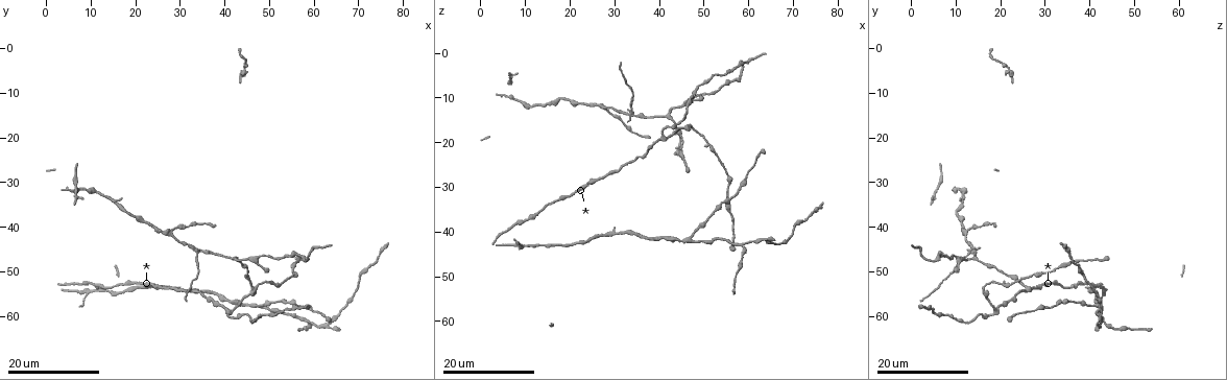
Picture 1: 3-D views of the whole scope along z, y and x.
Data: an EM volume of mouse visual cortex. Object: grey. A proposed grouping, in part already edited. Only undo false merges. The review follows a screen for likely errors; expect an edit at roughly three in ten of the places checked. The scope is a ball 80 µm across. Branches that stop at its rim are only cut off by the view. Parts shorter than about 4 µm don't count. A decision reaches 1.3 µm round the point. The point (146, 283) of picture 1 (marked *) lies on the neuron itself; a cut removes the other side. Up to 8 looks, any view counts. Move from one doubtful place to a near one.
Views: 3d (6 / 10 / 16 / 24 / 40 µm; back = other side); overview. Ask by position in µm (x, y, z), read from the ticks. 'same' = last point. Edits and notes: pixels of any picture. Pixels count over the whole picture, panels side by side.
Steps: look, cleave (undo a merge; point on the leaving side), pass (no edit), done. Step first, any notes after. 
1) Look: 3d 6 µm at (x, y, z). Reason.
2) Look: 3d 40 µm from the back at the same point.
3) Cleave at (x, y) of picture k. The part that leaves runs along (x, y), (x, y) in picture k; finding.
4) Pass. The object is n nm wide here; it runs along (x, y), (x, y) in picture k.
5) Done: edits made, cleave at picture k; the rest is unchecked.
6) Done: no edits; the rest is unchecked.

Look: 3d 24 µm at (41.0, 59.0, 19.0).

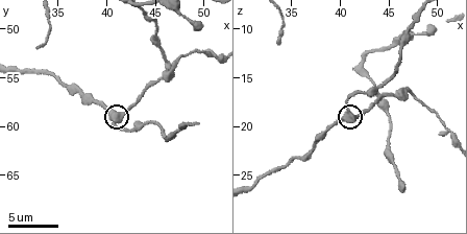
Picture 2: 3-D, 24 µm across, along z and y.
Look: 3d 10 µm at (40.8, 59.2, 18.6).

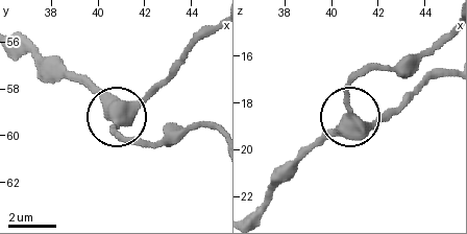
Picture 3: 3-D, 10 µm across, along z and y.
Pass. The object is 480 nm wide here; all the same neuron.

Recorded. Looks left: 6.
Look: 3d 24 µm at (41.5, 47.0, 14.0). Arms part here.

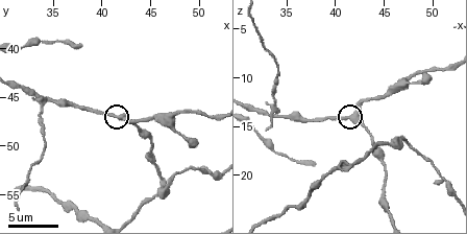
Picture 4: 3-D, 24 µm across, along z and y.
Look: 3d 6 µm at (41.8, 46.8, 13.8). Zoom in.

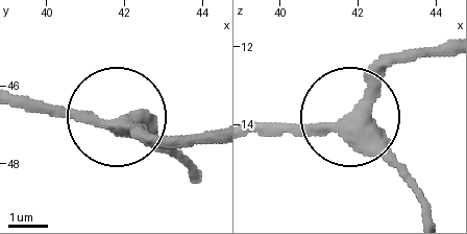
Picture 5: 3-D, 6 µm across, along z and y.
Pass. Continuous, no second neuron.

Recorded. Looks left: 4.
Look: 3d 16 µm at (33.4, 45.2, 13.4). Small branch off a trunk.

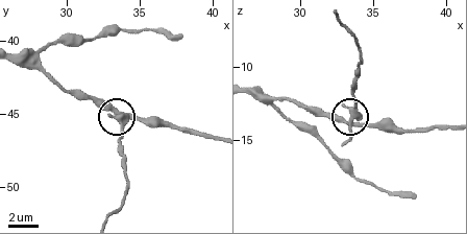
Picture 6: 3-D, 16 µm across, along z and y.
Pass. The object is 380 nm wide here; continuous, no second neuron.

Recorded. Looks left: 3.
Look: 3d 24 µm at (59.0, 61.0, 43.0). A fork.

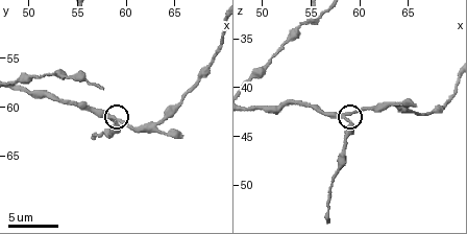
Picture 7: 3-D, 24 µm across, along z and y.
Look: 3d 10 µm at (58.8, 61.4, 43.2). Zoom in.

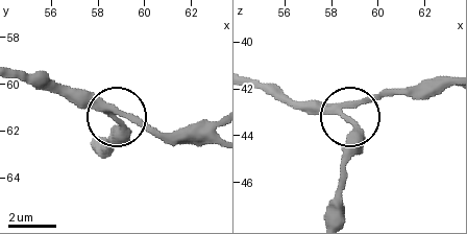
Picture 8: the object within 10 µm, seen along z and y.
Pass. 3 arms meet here; continuous, no second neuron.

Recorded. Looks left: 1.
Done: no edits; the rest is unchecked.

